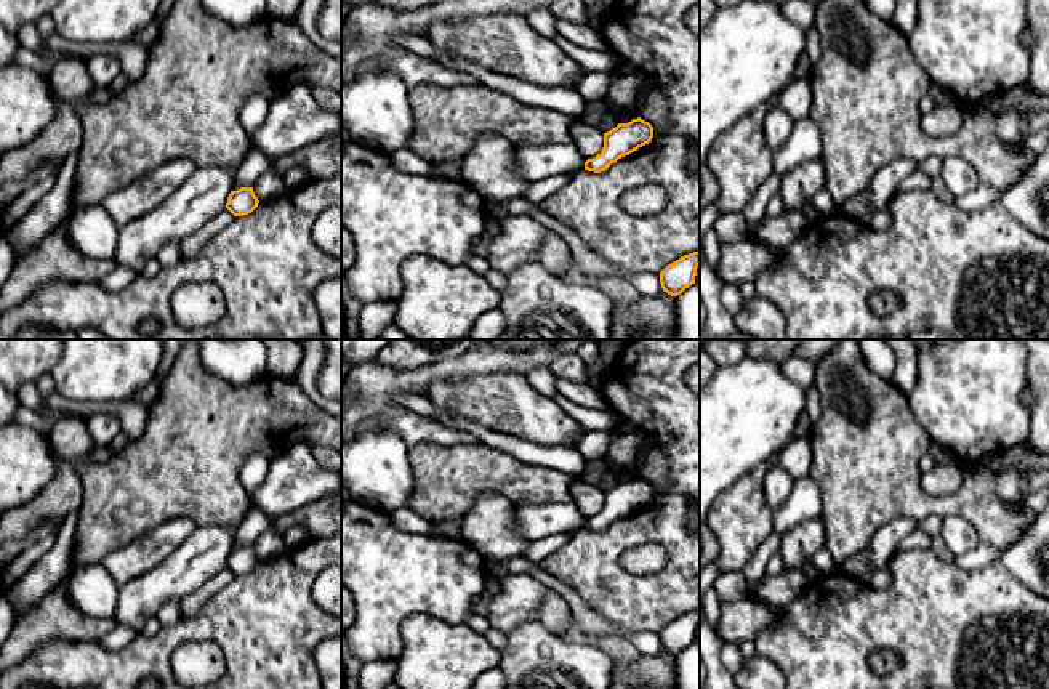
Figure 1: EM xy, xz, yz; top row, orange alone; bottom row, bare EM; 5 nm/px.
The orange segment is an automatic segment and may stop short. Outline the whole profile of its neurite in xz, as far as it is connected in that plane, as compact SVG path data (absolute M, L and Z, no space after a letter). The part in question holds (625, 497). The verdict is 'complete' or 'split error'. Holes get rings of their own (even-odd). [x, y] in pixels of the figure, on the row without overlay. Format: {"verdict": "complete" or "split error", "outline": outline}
{"verdict": "complete", "outline": "M641 476L628 482L618 482L604 492L602 510L585 521L585 529L601 532L605 530L618 518L629 514L639 506L649 503L653 497L653 486Z"}

